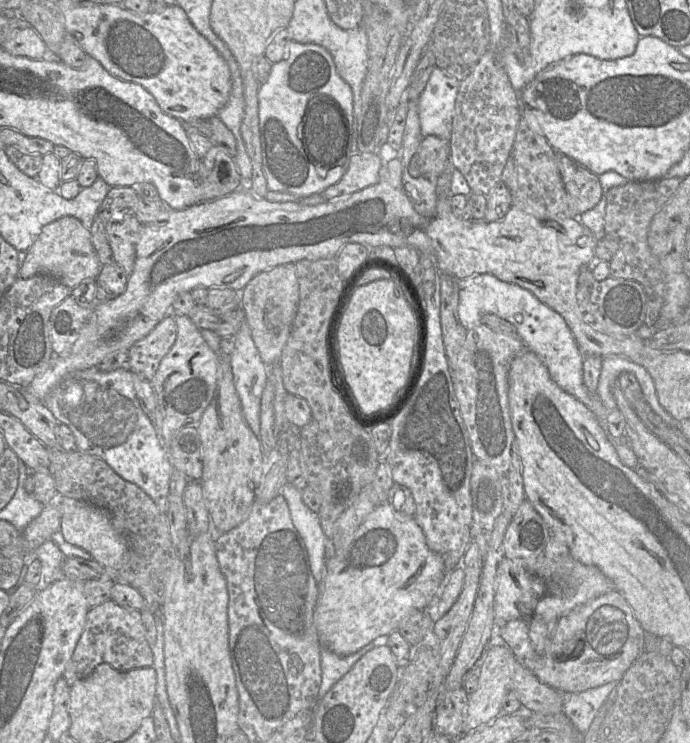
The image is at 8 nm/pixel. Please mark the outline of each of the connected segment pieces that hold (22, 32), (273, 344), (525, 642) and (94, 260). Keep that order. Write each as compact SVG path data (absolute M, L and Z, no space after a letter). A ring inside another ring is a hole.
M32 27L14 30L1 47L15 56L41 60L48 57L48 48L40 35Z
M295 263L270 268L255 275L240 293L240 305L251 330L252 339L262 361L267 365L279 362L297 313L299 284Z
M617 590L602 594L561 616L544 655L535 652L529 636L529 625L525 622L511 620L496 630L521 665L539 681L562 694L580 693L610 682L619 682L645 651L645 631Z
M64 216L42 227L38 238L26 252L18 275L21 278L49 275L65 286L74 288L85 280L96 280L101 266L90 231L77 218Z

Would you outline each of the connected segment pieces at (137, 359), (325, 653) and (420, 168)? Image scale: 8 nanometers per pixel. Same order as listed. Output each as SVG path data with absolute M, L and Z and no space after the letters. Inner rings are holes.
M170 313L148 335L131 346L128 350L127 368L150 381L176 338L177 326L174 315Z
M375 640L360 649L359 651L348 655L339 656L327 647L322 646L321 650L321 675L322 680L318 693L317 706L322 701L325 694L336 684L346 673L348 673L355 663L368 651L375 647Z
M426 136L410 161L409 172L413 177L440 176L450 165L449 141Z

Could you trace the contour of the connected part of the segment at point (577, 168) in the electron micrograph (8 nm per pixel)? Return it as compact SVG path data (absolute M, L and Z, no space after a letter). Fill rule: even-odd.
M558 154L558 167L568 198L569 216L579 218L601 199L599 177L562 154Z

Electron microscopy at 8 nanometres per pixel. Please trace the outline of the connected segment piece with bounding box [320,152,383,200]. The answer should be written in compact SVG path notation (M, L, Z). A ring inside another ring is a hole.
M355 152L343 177L320 193L326 200L347 197L379 181L383 162L376 153Z

